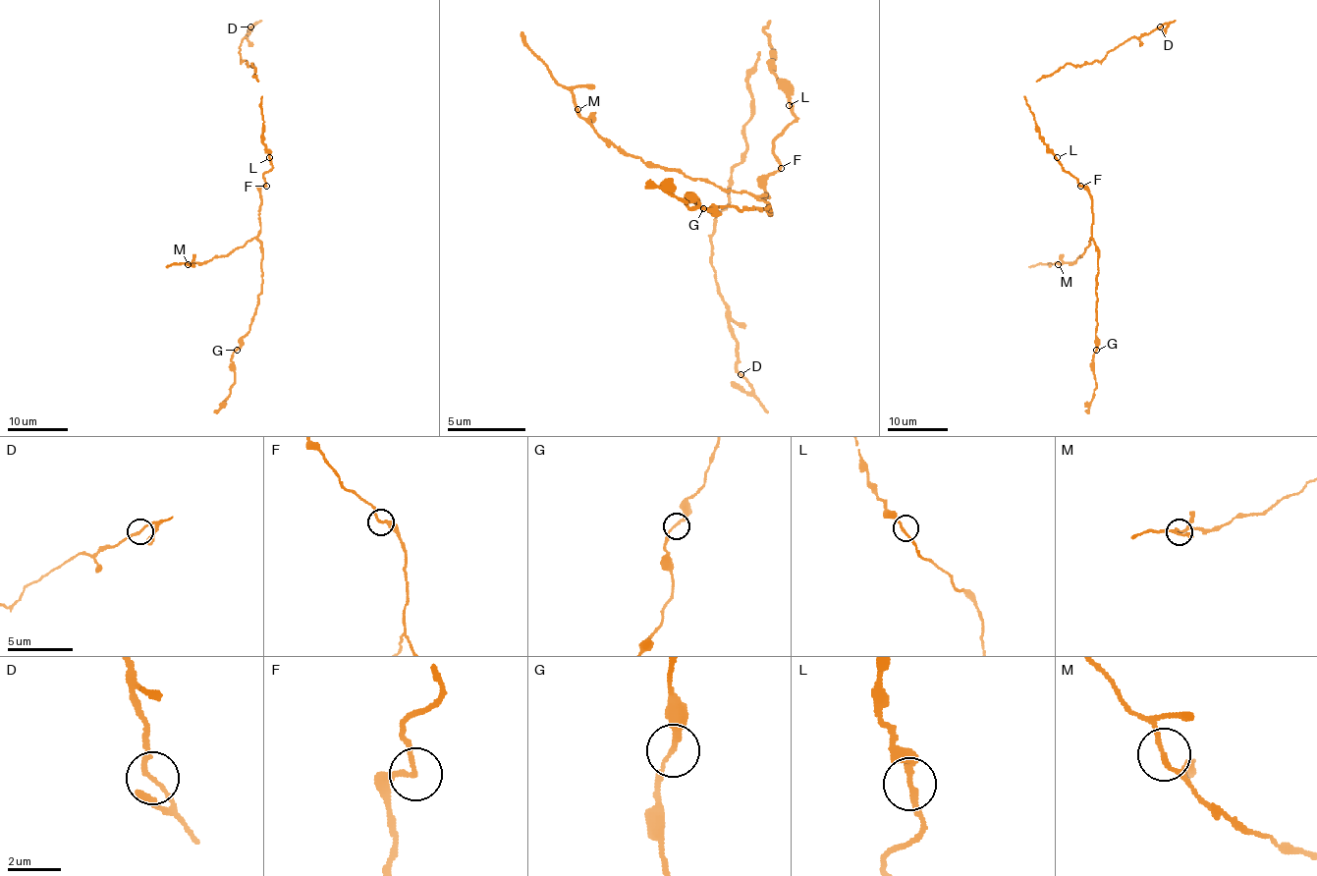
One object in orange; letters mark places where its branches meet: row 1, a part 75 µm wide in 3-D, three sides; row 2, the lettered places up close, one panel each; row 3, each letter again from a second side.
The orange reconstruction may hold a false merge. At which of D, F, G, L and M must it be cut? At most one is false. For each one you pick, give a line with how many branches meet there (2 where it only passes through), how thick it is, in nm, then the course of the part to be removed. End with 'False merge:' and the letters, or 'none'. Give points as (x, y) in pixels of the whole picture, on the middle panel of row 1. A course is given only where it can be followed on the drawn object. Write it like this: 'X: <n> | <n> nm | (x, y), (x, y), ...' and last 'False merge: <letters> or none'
False merge: none

